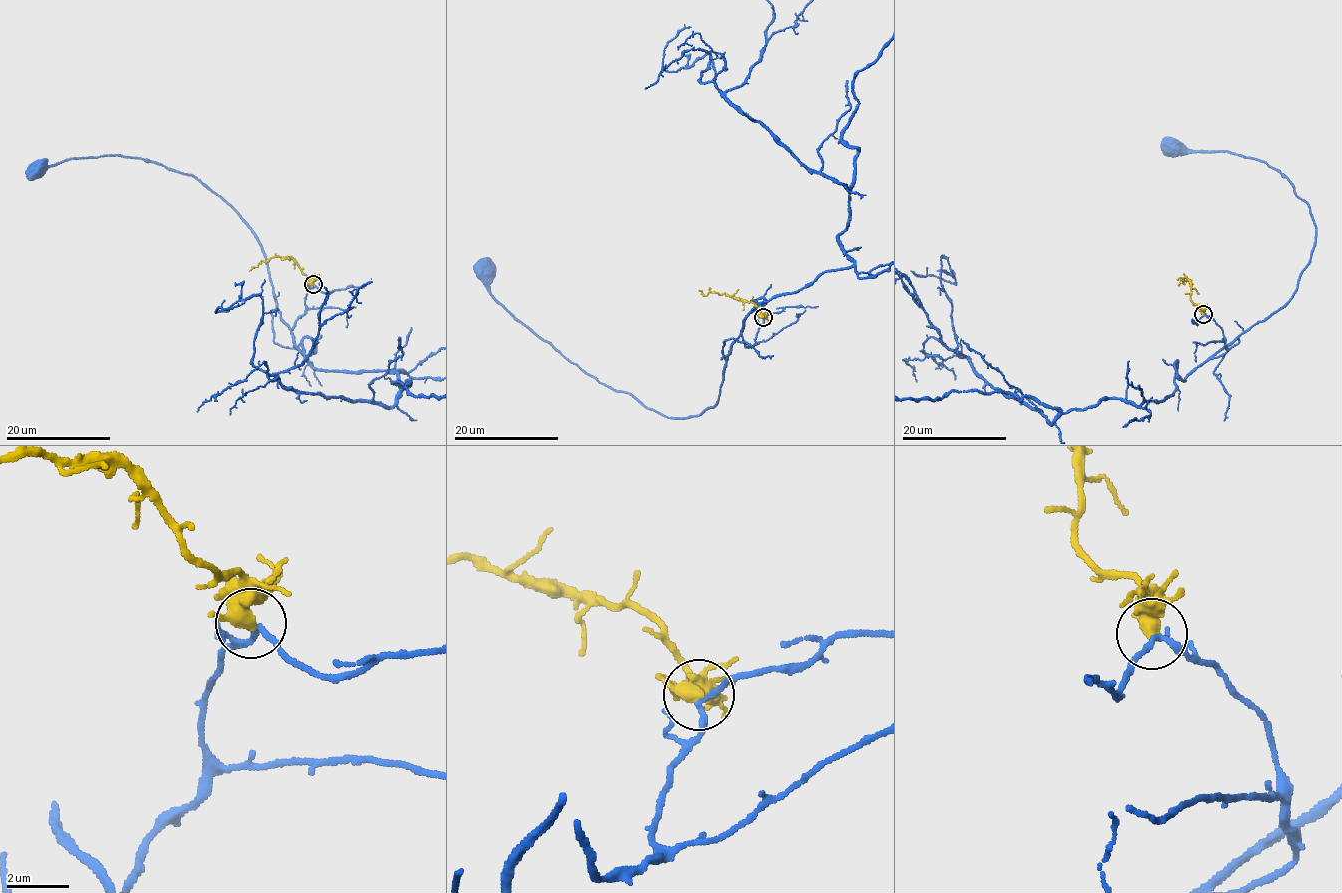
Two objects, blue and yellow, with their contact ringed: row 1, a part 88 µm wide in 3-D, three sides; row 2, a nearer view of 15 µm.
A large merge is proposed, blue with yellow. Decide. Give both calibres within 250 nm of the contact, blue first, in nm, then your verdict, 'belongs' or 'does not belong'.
170/420 nm | does not belong

